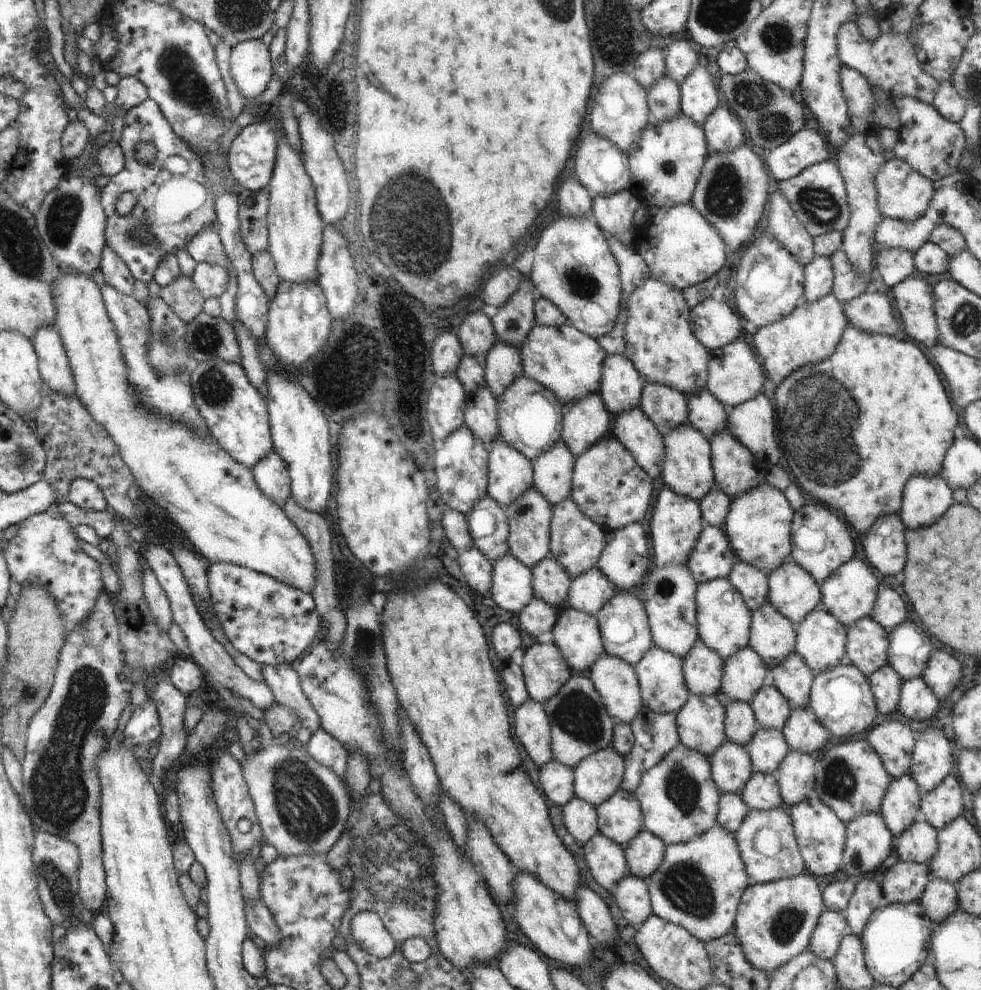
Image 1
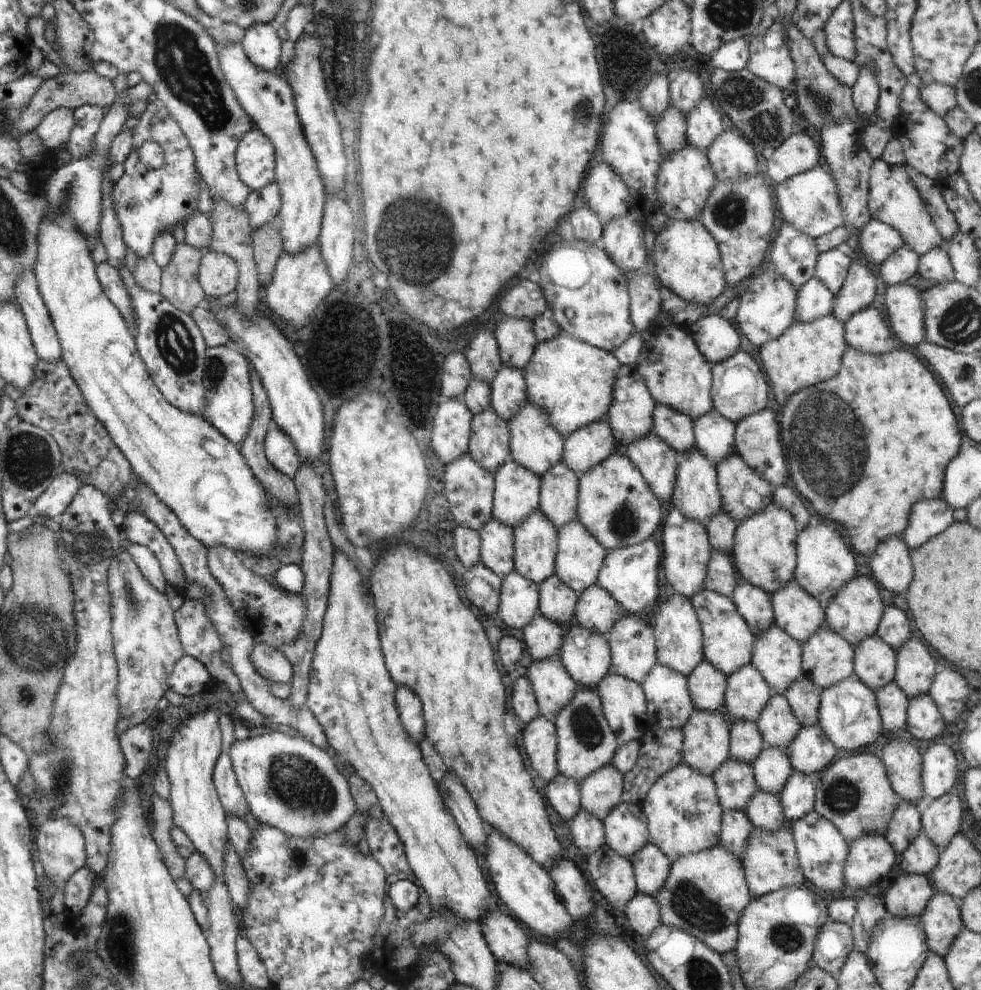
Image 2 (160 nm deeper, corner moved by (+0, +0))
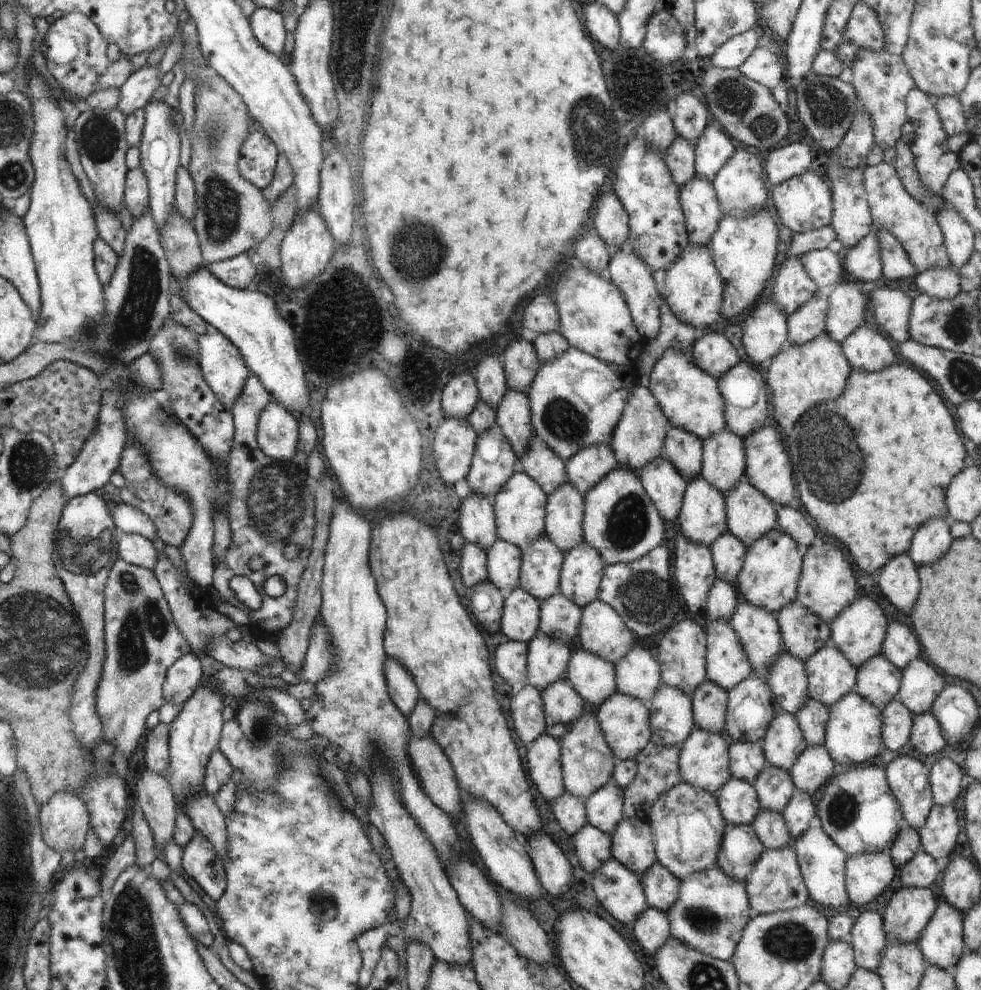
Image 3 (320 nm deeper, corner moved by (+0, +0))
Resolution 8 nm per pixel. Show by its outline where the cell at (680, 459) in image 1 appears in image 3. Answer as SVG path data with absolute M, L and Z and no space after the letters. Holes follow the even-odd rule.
M700 476L687 480L675 526L677 526L678 532L689 542L709 548L718 536L727 532L723 494L709 486L709 483L705 482Z

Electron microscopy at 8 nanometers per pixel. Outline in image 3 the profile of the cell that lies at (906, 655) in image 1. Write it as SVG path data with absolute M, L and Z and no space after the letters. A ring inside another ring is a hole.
M917 656L900 672L895 700L903 704L913 716L922 715L930 712L932 702L941 690L943 680L939 674Z

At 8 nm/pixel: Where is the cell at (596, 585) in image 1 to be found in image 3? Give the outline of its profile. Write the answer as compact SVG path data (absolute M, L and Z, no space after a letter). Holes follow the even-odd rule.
M595 599L581 611L576 645L615 666L636 640L622 618L608 605Z

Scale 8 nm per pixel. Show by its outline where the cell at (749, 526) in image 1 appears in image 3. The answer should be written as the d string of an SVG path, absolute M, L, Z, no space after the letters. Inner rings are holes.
M775 527L745 550L742 567L734 584L740 599L771 614L795 601L796 584L802 565L802 551L796 542Z

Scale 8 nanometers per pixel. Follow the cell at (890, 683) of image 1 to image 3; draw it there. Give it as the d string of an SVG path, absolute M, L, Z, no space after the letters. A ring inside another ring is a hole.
M894 698L882 708L880 719L880 735L884 748L899 752L909 740L913 715Z

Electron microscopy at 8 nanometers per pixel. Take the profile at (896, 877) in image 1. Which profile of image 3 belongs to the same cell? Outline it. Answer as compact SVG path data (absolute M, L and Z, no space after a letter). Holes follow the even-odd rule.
M903 887L897 890L887 906L883 908L883 930L887 943L913 943L918 944L922 930L936 909L935 900L929 889L916 889Z

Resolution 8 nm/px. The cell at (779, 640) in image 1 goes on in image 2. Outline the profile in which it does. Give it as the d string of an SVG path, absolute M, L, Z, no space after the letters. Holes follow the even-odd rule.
M773 624L755 637L750 664L757 669L768 686L773 688L777 695L782 696L781 693L784 693L786 688L802 674L800 644Z

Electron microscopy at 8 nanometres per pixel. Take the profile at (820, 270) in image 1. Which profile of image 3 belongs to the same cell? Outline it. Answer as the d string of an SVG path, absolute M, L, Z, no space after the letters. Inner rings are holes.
M815 291L812 297L786 318L786 342L802 345L823 334L827 292Z

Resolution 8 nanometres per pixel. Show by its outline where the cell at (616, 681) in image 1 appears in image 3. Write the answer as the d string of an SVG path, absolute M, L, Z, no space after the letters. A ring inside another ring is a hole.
M616 690L598 706L595 720L601 729L605 744L619 761L633 760L634 756L650 741L647 705Z

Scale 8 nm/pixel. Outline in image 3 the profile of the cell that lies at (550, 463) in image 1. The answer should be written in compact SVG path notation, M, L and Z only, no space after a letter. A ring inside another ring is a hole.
M561 483L544 506L544 534L562 552L582 541L583 496L569 483Z

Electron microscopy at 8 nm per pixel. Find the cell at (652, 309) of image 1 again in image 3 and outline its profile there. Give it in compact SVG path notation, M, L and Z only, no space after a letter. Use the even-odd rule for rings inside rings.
M667 349L657 359L648 377L648 391L657 401L663 416L674 427L696 436L701 441L726 428L723 397L716 380L705 374L705 371L699 370L687 353Z

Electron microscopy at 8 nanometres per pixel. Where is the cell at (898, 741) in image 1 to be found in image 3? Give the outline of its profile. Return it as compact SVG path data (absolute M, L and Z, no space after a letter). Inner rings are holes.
M898 756L884 769L892 797L898 802L903 825L918 830L925 822L934 802L928 781L928 767L917 759Z

